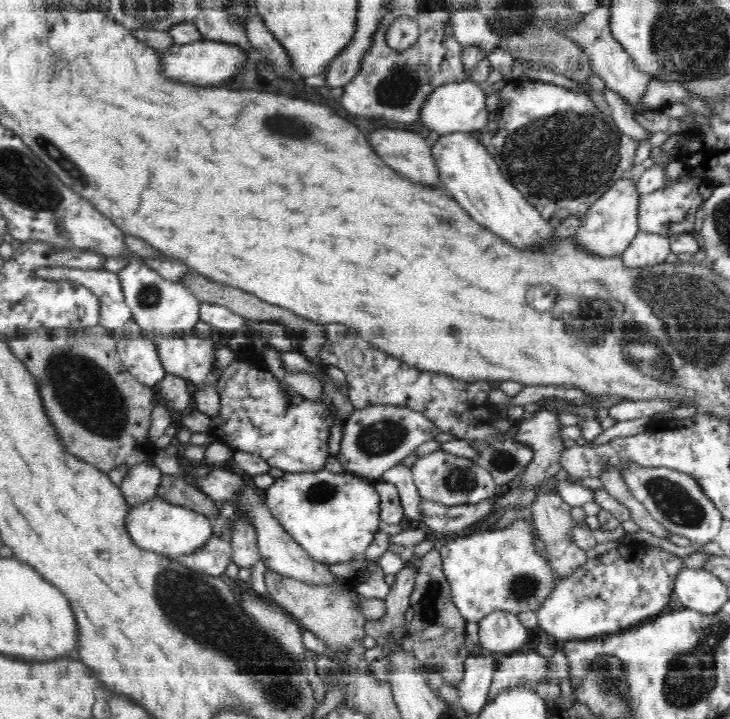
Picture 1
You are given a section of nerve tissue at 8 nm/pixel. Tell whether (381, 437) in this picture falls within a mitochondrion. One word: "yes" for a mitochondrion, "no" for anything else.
yes

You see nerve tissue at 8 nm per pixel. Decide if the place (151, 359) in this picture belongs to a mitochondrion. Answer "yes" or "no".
no

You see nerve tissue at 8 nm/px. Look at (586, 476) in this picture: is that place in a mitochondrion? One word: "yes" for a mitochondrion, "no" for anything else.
no

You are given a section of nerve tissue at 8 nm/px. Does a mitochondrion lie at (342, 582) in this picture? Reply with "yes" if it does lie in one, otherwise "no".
no

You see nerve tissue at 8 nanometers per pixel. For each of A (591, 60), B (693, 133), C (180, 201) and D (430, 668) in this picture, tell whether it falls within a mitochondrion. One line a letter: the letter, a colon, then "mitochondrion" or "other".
A: other
B: other
C: other
D: other

